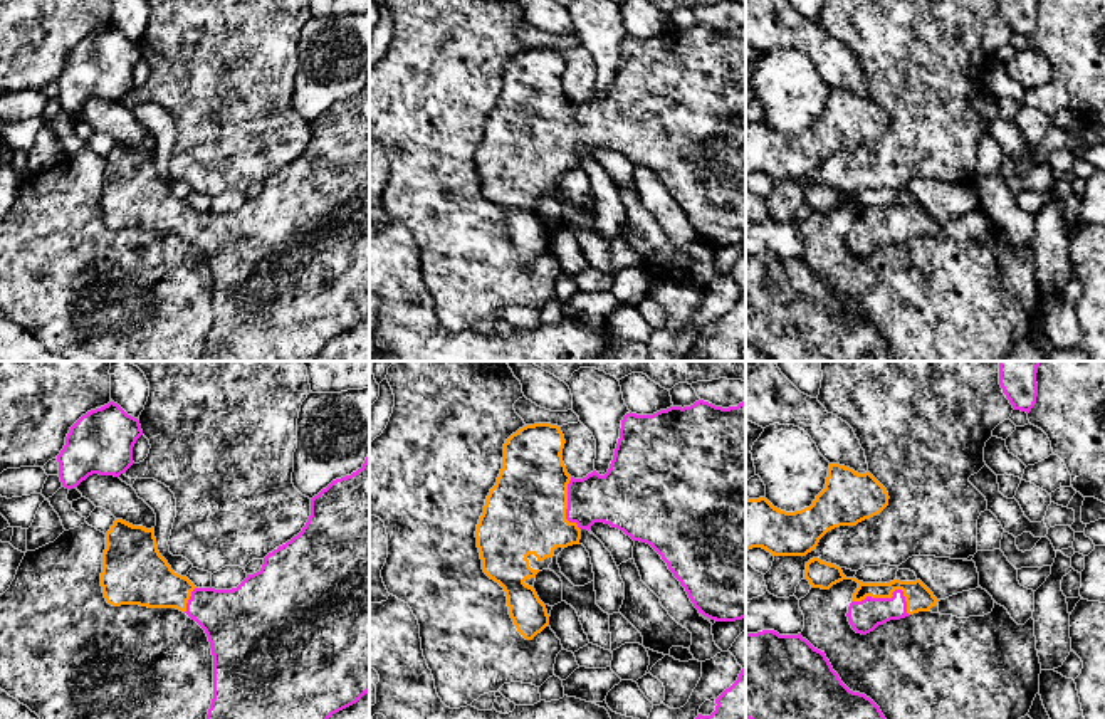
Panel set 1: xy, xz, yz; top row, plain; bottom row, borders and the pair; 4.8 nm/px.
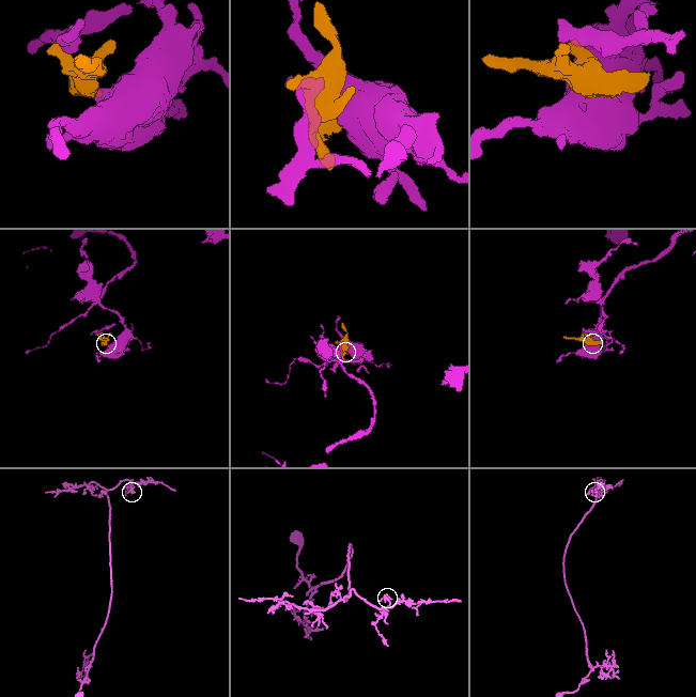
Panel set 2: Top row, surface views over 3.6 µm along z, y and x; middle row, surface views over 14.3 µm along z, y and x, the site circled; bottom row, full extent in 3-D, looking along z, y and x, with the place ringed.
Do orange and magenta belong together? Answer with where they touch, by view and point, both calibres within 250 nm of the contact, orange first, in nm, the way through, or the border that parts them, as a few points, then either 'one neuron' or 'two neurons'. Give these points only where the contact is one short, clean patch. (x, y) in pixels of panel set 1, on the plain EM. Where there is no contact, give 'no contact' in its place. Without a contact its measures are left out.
contact yz (889, 220); calibres 130 and 150 nm; way yz (919, 222), (900, 214), (889, 220), (865, 239); one neuron

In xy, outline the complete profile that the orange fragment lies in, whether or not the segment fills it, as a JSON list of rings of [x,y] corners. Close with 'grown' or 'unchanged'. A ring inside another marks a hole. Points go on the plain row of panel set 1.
[[[369,77],[361,92],[333,104],[311,123],[311,139],[302,155],[264,181],[262,192],[232,213],[196,212],[186,200],[171,193],[160,178],[154,151],[133,150],[116,143],[106,156],[101,210],[113,230],[139,228],[148,232],[176,232],[195,244],[207,257],[213,279],[213,323],[207,338],[202,361],[317,361],[322,348],[336,336],[356,328],[369,316]]]; grown

